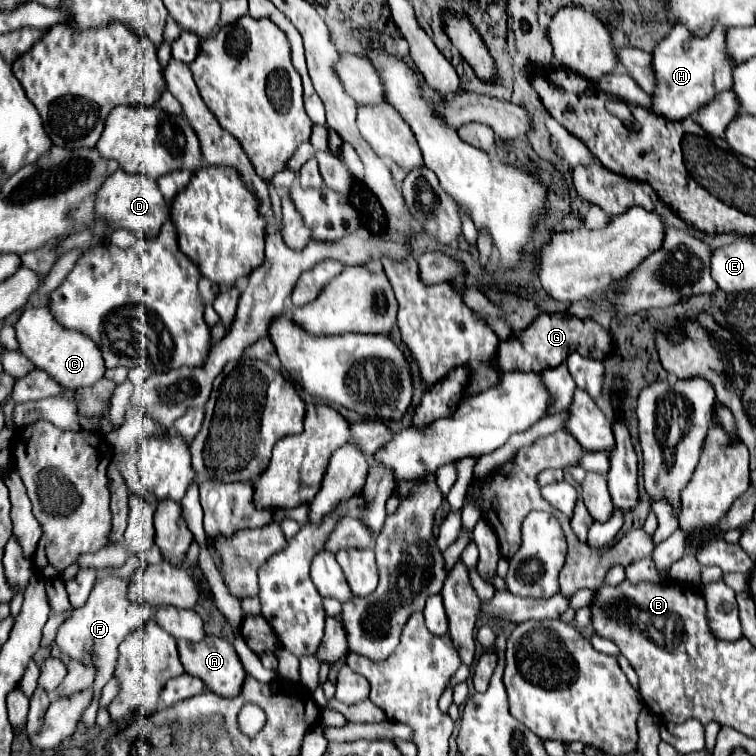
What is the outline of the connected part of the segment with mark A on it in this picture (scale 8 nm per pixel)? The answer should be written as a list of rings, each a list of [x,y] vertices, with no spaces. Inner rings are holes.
[[[209,635],[201,643],[177,641],[177,647],[179,647],[179,659],[181,659],[185,673],[199,677],[209,691],[213,691],[215,695],[225,697],[225,699],[231,699],[241,691],[243,681],[247,677],[247,671],[243,669],[243,663],[235,651],[235,647],[229,641],[215,637],[215,635]]]

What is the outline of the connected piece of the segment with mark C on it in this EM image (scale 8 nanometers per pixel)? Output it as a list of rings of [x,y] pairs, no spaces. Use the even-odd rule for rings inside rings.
[[[31,307],[15,323],[15,335],[19,343],[19,353],[23,353],[35,369],[49,373],[61,387],[79,389],[93,387],[105,373],[105,365],[97,345],[79,333],[63,329],[49,313],[49,307]]]

